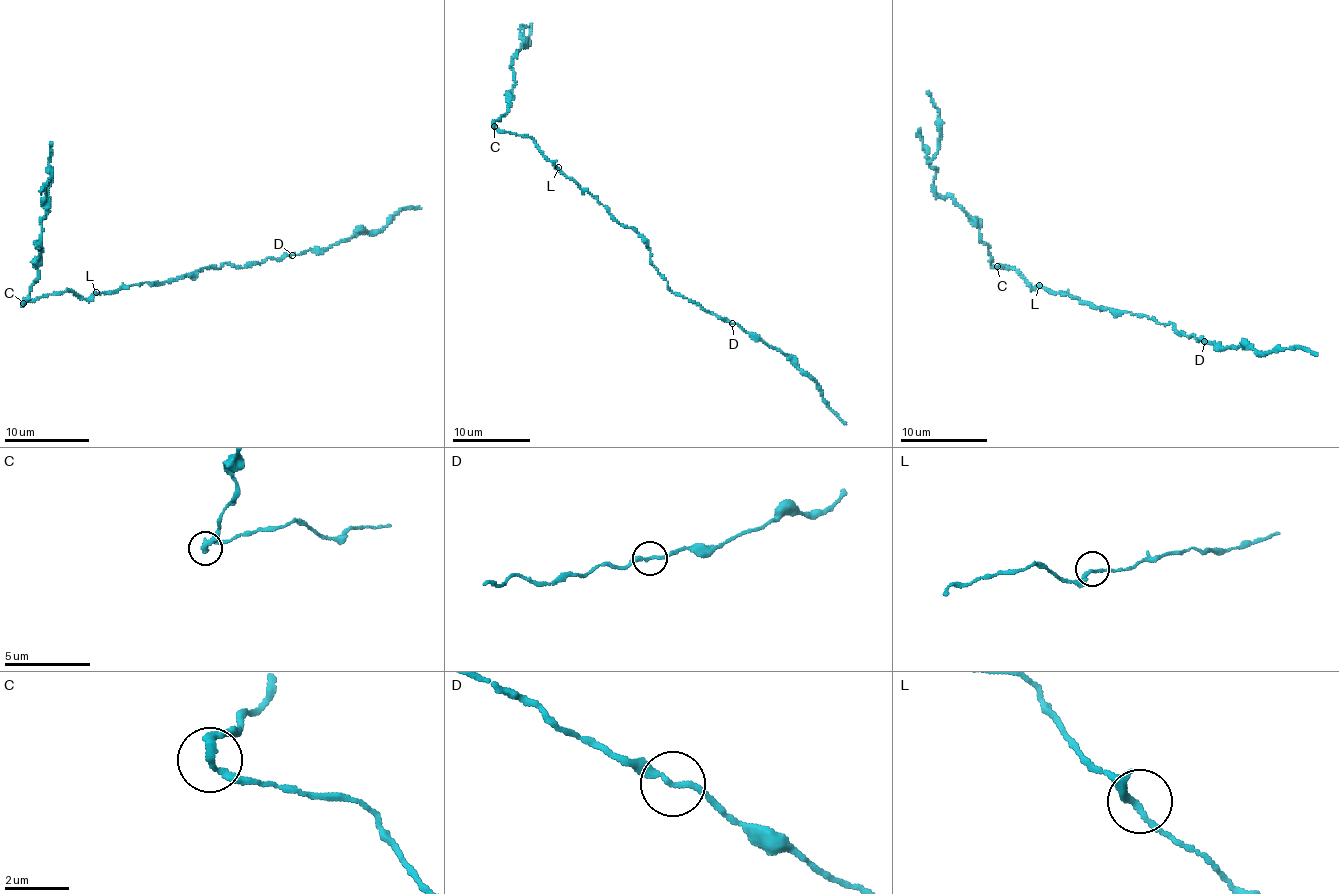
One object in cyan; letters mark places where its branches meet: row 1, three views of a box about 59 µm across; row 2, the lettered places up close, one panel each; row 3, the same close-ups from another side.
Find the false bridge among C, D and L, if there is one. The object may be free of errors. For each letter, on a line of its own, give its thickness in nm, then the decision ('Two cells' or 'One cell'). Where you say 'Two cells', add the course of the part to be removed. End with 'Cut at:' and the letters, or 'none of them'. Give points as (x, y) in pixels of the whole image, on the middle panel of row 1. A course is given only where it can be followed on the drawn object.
C: Thickness 200 nm. Two cells. Course of the part to remove: (494, 127), (509, 107), (514, 82), (511, 60), (523, 42), (525, 47), (532, 23)
D: Thickness 200 nm. One cell
L: Thickness 200 nm. One cell
Cut at: C

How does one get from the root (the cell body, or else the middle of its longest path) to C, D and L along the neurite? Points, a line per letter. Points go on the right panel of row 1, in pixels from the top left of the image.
C: (1078, 297), (1031, 287), (1014, 269), (997, 266)
D: (1078, 297), (1102, 310), (1125, 311), (1160, 324), (1171, 323), (1180, 336), (1193, 334), (1204, 341)
L: (1078, 297), (1039, 285)

